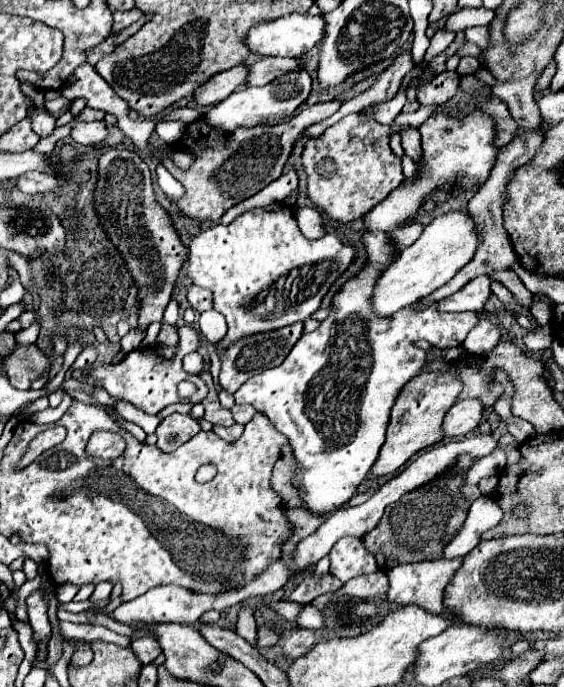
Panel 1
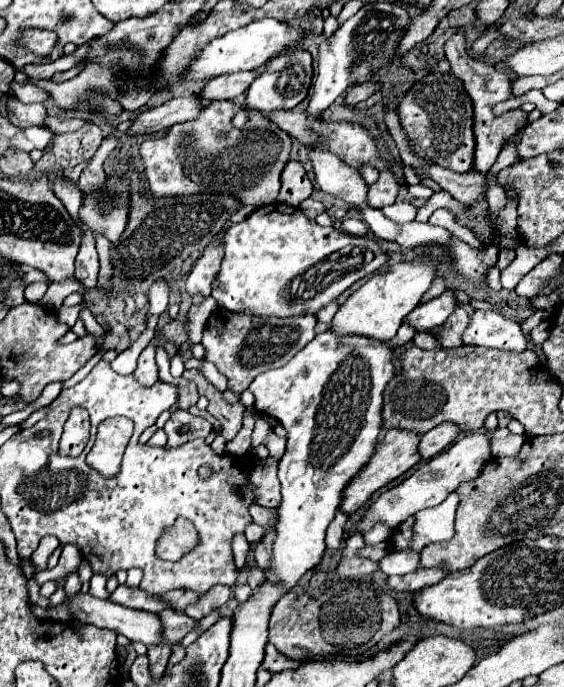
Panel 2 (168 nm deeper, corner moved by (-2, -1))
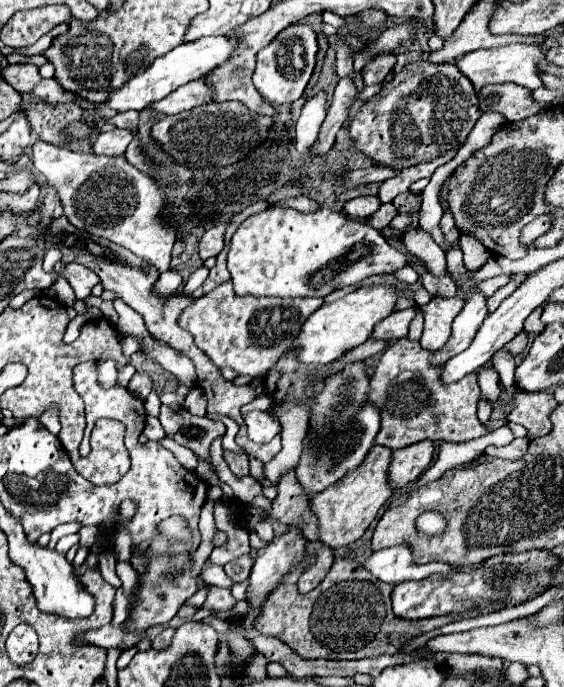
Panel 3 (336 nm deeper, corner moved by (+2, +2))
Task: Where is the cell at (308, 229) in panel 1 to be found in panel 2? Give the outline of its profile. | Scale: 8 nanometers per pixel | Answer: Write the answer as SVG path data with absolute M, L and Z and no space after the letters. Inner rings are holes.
M305 199L301 205L299 205L299 209L301 211L305 211L307 213L307 217L311 219L311 221L315 221L315 217L319 215L319 213L323 213L325 211L325 207L323 207L323 203L319 203L319 201L315 201L315 199Z

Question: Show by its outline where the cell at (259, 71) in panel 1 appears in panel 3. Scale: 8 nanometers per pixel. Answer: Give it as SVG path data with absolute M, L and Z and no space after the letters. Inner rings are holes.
M195 80L195 82L183 84L181 88L171 92L163 100L151 104L151 110L173 116L173 114L191 110L191 108L195 108L199 104L207 104L207 102L211 102L211 88L203 80Z

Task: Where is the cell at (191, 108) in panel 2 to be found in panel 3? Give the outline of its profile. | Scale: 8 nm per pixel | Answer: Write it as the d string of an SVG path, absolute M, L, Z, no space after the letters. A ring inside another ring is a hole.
M115 128L111 132L101 132L97 140L91 144L91 154L105 154L105 156L121 156L131 142L131 132Z

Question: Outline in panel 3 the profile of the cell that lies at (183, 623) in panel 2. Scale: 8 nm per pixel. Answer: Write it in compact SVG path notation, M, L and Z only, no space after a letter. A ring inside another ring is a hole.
M103 626L103 628L97 628L97 630L87 630L87 636L83 636L83 640L79 640L81 644L97 644L105 650L109 648L115 648L121 638L123 638L123 632L119 632L121 626Z

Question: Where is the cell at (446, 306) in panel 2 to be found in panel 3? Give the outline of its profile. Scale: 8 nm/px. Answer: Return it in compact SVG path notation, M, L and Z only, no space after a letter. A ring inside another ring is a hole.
M401 310L401 312L393 312L391 316L387 316L387 320L381 320L375 326L375 332L371 332L371 338L379 338L379 340L397 340L401 336L407 336L409 330L409 322L413 320L415 310Z

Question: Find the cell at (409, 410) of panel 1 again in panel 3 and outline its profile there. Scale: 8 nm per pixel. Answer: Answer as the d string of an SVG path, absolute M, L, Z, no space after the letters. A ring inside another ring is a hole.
M373 446L361 466L351 470L343 480L333 484L321 494L311 498L311 512L317 516L317 536L319 542L329 548L349 546L351 542L359 540L369 524L375 520L381 506L391 498L391 484L387 480L391 462L391 450L383 446Z

